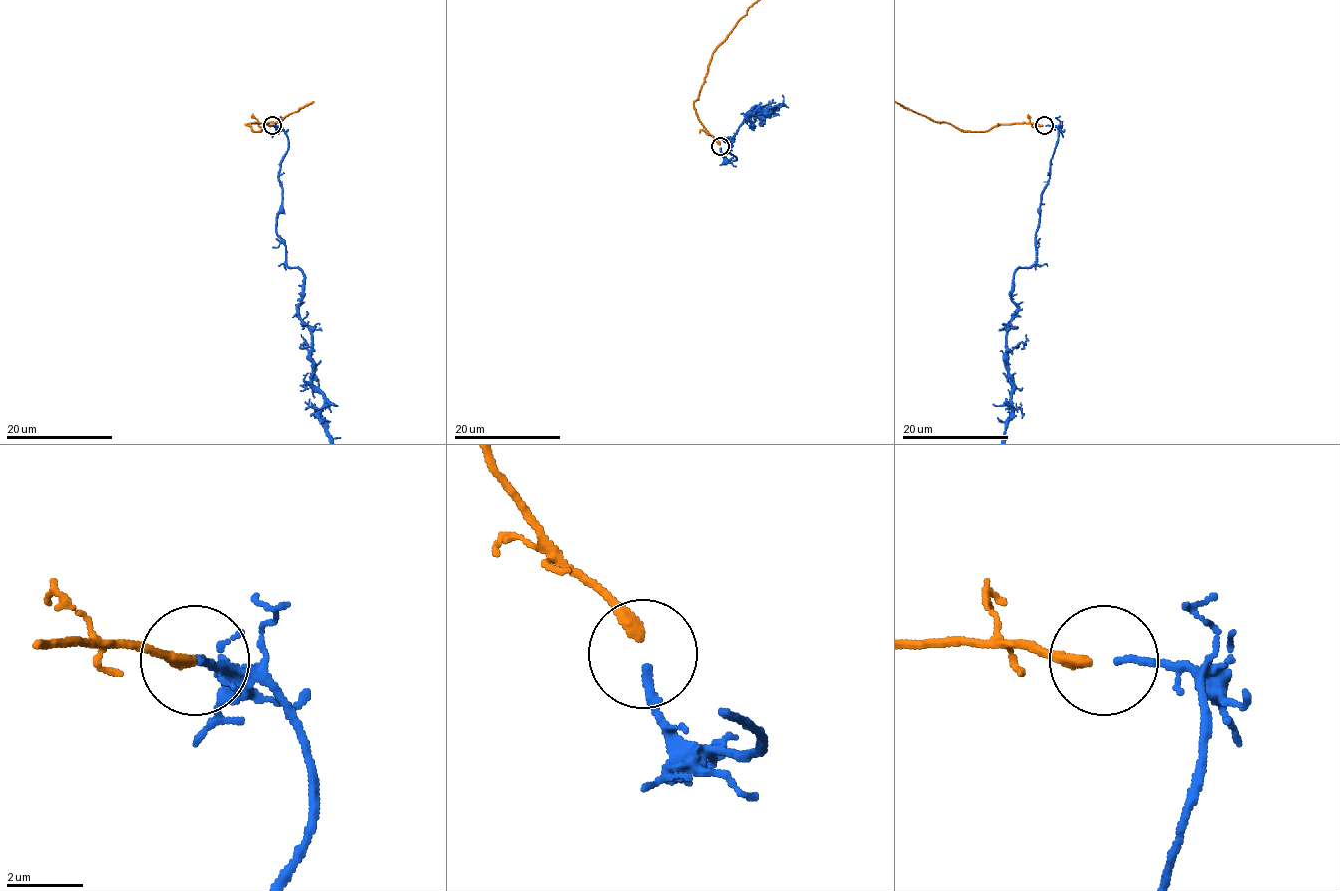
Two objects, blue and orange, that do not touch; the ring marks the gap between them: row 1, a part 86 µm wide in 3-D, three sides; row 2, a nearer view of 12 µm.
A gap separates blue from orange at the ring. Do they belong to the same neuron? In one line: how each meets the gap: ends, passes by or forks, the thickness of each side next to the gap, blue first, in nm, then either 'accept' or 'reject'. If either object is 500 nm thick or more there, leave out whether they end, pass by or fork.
blue ends there; orange ends there; 190 nm thick on the blue side, 340 nm on the other; accept

